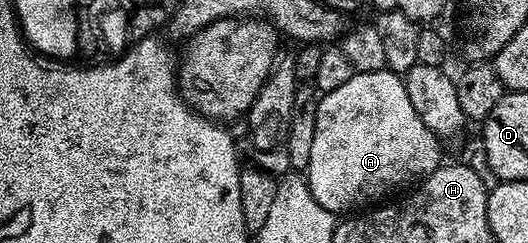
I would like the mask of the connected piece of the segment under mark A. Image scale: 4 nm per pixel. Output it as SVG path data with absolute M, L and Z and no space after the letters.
M387 68L378 72L353 73L352 78L342 84L342 88L327 91L317 101L314 144L310 148L306 171L308 187L314 200L318 200L322 208L329 210L333 216L340 216L360 208L355 206L360 206L363 202L375 203L380 200L375 198L380 198L415 178L427 179L428 175L442 165L440 146L441 139L430 128L426 128L426 124L422 124L422 116L414 112L414 104L410 104L410 96L406 96L401 75Z

